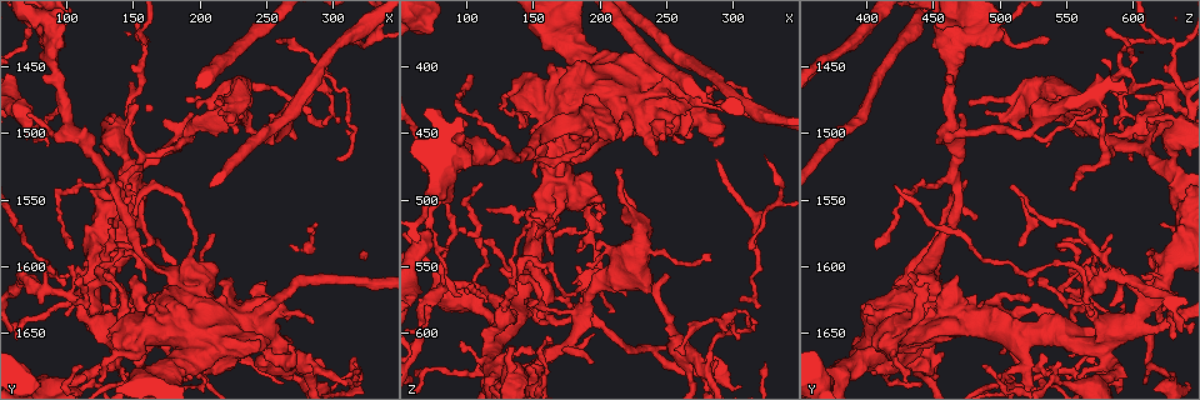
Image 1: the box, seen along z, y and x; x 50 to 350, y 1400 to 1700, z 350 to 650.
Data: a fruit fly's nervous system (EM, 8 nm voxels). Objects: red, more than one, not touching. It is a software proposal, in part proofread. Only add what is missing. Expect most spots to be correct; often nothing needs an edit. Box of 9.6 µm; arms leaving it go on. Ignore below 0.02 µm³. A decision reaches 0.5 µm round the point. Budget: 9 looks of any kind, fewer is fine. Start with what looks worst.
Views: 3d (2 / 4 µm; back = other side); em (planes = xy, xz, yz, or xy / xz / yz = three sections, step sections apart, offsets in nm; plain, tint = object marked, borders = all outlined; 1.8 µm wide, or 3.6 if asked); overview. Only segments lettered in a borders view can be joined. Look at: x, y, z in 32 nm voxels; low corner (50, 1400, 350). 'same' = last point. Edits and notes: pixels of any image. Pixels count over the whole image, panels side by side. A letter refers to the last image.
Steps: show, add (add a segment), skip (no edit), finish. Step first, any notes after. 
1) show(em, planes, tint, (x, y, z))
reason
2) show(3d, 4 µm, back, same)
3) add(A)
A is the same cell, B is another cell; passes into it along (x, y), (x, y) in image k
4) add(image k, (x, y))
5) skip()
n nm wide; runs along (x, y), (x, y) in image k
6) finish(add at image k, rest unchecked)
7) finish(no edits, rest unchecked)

show(3d, 2 µm, (276, 1472, 626))

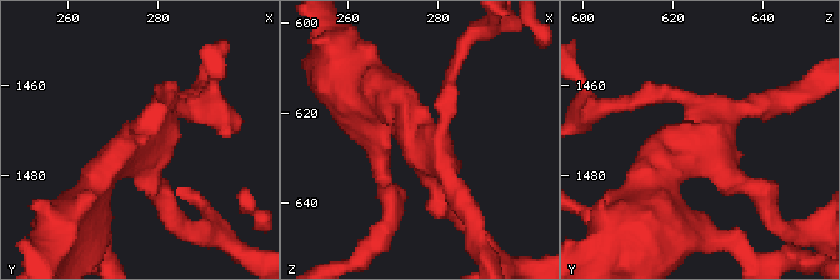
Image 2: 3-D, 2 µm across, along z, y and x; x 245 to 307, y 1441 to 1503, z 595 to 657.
show(em, 3.6 µm, xy, step 4, borders, (276, 1473, 625))
4 arms

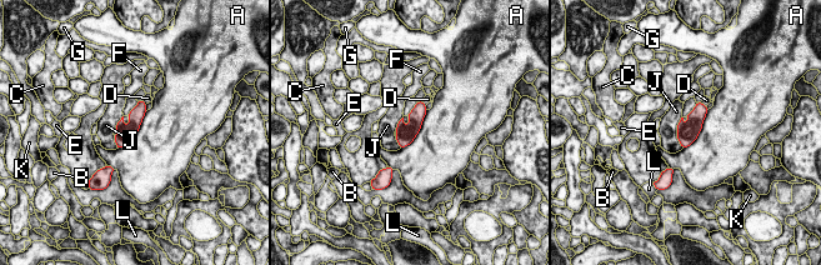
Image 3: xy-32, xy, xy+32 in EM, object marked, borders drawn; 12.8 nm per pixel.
skip()
A, B, C, D, E, F, G, J, K and L are other cells; border along (148, 110), (135, 136), (118, 149) in image 3; none of them fits

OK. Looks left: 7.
show(3d, 2 µm, (120, 1628, 612))
thin arm on a thick one

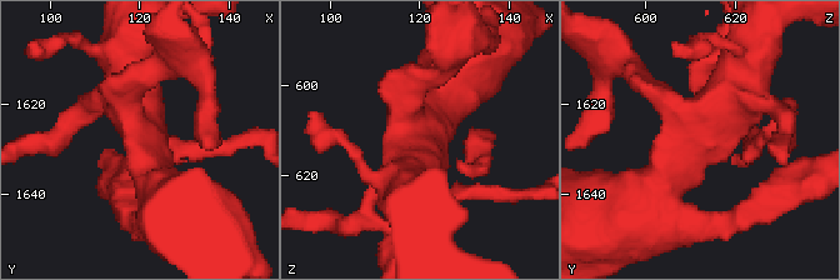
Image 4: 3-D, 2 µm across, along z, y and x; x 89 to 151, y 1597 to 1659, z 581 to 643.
show(em, xy, step 8, borders, (121, 1627, 612))
need the tissue

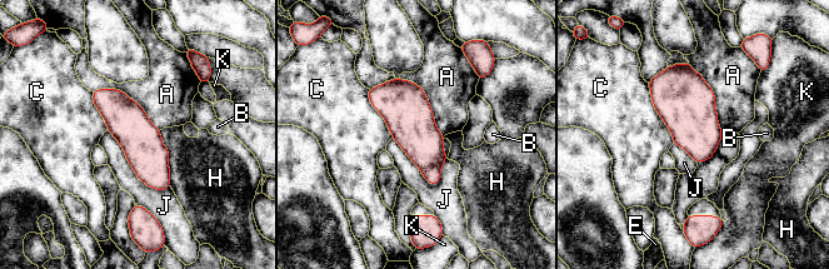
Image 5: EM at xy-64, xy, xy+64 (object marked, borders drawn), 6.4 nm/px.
show(em, planes, borders, same)

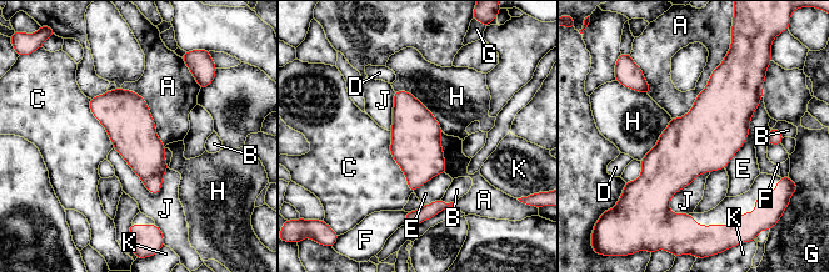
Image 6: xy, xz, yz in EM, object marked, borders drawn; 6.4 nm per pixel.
skip()
300 nm wide; A, B, C, D, E, F, G, H, J and K are other cells; border along (725, 58), (693, 106), (672, 117) in image 6; none of them fits

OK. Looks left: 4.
show(em, 3.6 µm, planes, borders, (168, 1640, 472))
four or more arms meet

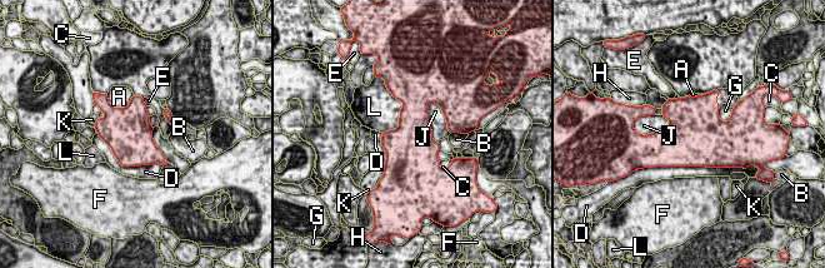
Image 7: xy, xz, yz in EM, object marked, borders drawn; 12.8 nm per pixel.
skip()
A, B, C, D, E, F, G, H, J, K and L are other cells; no lettered segment goes on from it

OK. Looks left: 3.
show(3d, 2 µm, (150, 1528, 628))
thin arm on a thick one

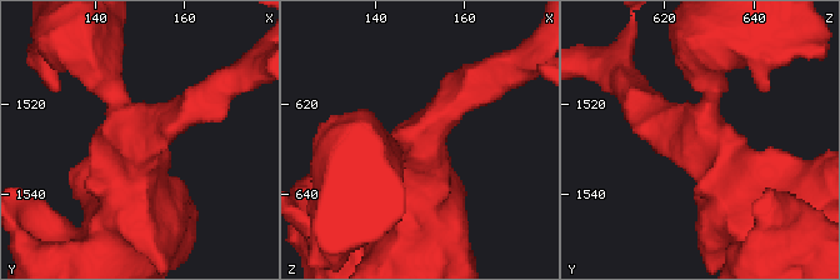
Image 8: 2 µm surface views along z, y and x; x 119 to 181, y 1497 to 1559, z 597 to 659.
show(em, planes, borders, (149, 1528, 628))
3 arms; arms of 240, 320, 650 nm; shape alone is not enough

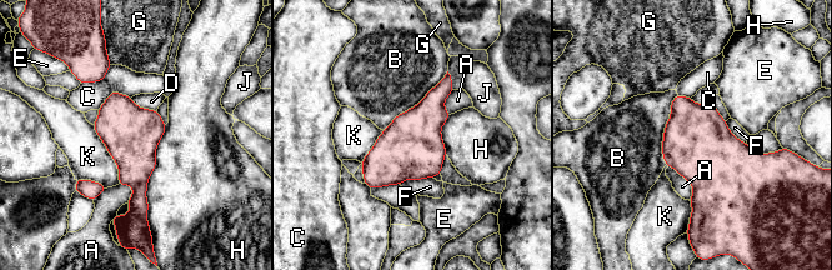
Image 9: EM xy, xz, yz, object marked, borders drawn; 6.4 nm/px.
skip()
H touches over 650 nm; A, B, C, D, E, F, G, H, J and K are other cells; none of them fits

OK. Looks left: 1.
finish(no edits, rest unchecked)

